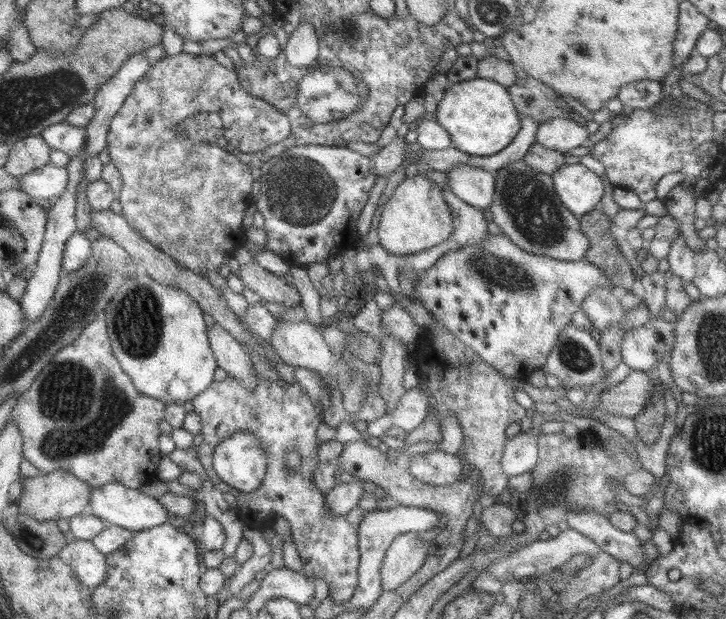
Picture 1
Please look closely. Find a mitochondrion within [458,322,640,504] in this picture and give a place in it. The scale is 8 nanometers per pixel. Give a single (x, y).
(573, 355)

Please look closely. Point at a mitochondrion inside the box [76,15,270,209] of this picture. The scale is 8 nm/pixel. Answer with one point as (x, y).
(195, 128)

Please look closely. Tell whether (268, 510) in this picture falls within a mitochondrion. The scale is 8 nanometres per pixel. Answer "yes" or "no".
no

